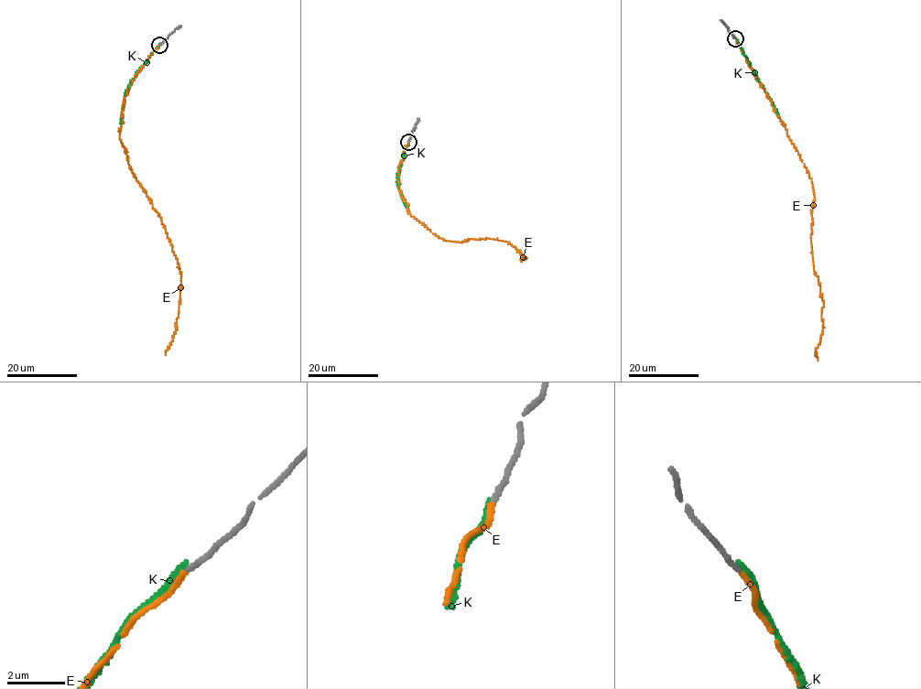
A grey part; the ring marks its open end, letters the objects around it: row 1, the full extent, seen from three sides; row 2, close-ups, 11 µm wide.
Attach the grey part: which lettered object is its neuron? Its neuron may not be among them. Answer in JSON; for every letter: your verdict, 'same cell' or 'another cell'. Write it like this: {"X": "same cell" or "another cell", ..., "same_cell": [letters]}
{"E": "same cell", "K": "another cell", "same_cell": ["E"]}

